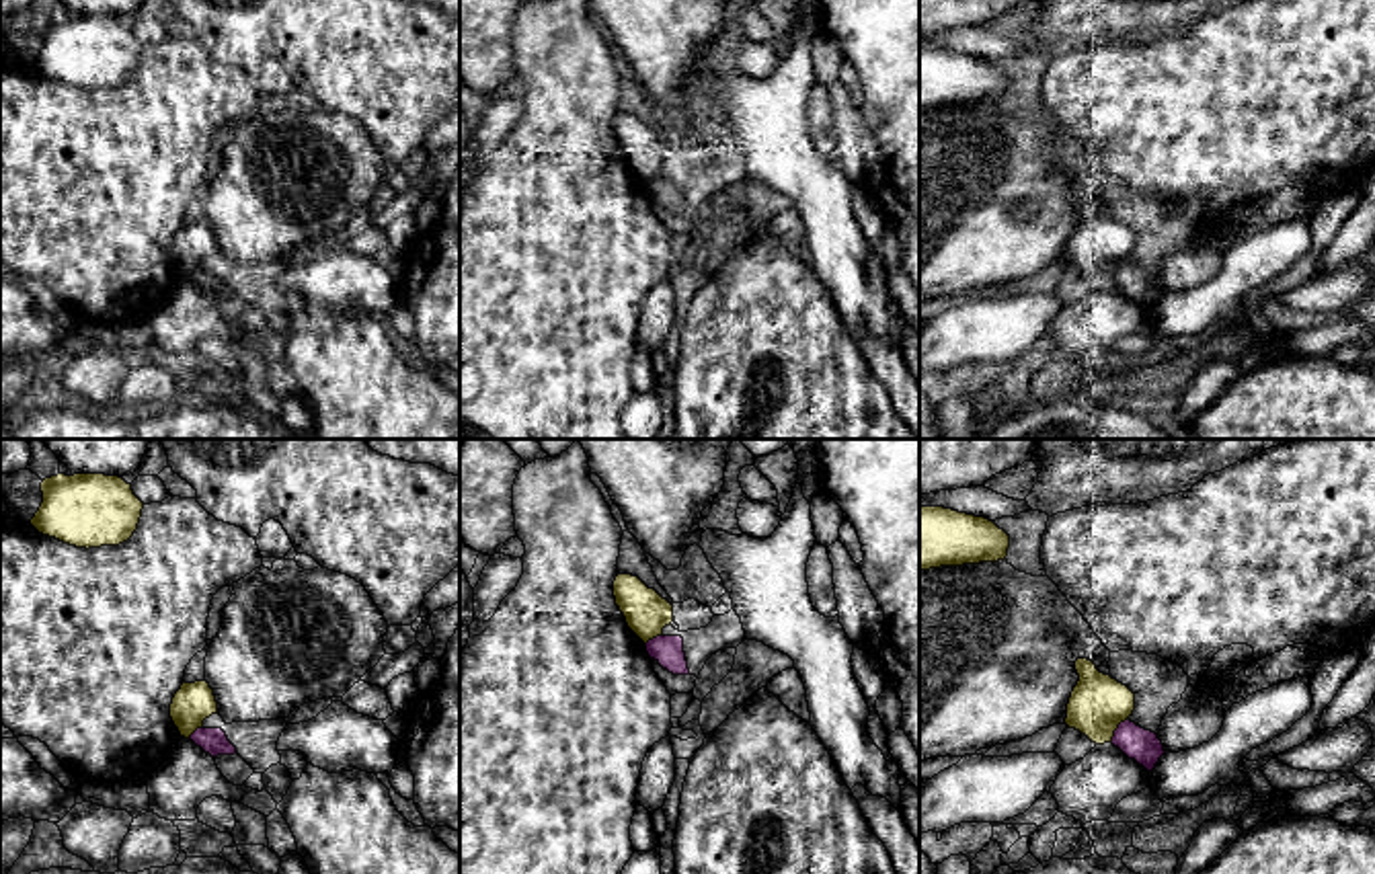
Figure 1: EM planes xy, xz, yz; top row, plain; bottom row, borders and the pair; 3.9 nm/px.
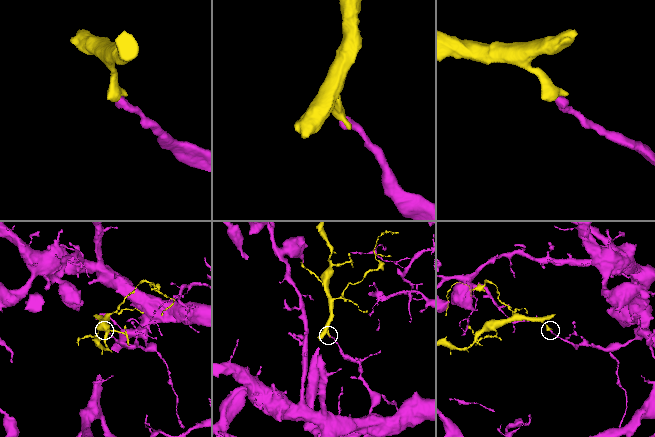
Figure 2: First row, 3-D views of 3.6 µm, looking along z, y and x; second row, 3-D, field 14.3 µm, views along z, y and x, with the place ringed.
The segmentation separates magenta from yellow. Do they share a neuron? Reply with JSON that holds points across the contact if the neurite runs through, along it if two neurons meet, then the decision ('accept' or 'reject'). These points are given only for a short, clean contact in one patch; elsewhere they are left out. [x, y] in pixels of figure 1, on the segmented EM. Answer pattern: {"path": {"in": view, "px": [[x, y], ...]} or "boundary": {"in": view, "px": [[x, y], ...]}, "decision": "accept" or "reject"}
{"decision": "reject"}

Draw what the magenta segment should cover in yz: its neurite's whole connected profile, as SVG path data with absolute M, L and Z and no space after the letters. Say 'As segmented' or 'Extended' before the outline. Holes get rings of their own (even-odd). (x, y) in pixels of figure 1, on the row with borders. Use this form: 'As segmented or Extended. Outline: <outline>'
As segmented. Outline: M1131 720L1118 724L1110 743L1147 771L1151 771L1166 753L1155 732L1141 728Z

